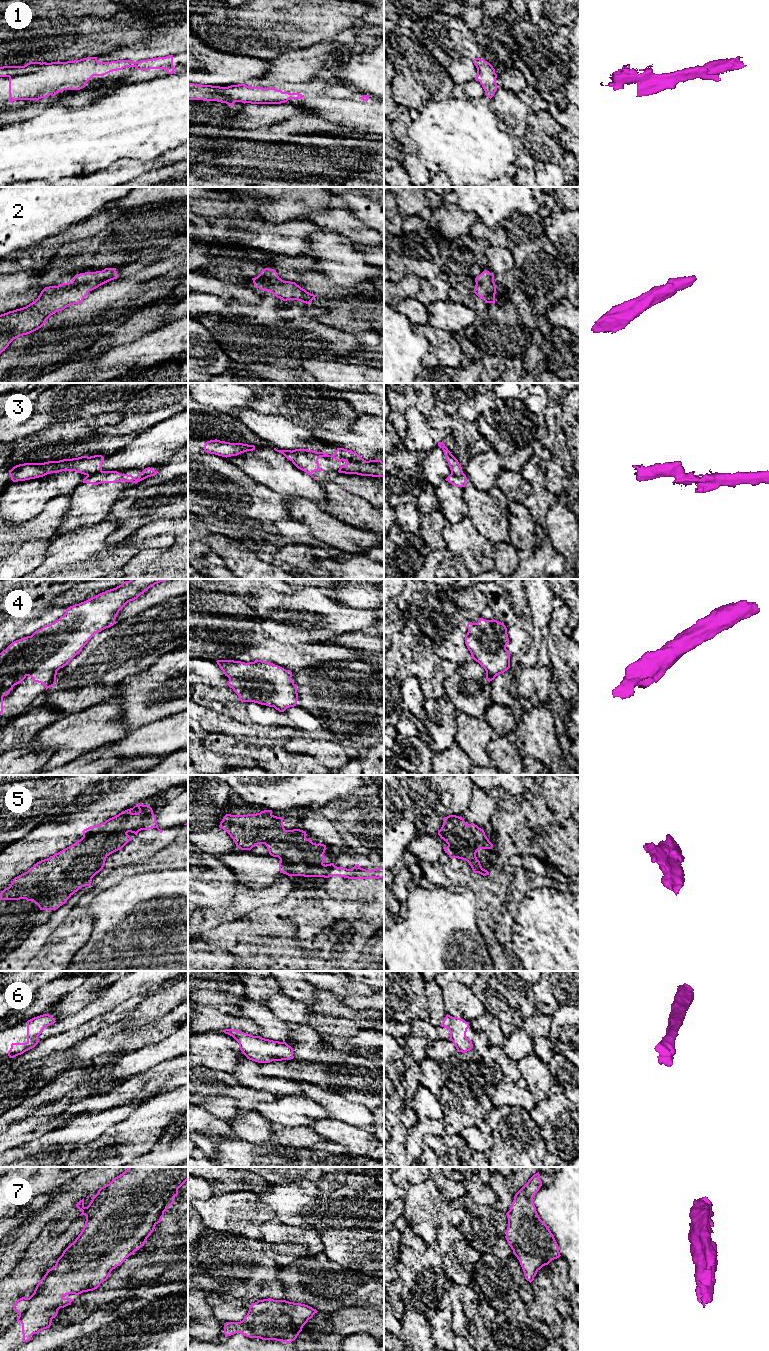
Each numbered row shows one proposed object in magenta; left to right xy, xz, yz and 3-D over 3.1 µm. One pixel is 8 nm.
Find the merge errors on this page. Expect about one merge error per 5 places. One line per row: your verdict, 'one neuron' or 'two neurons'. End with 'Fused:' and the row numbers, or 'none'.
1: one neuron
2: one neuron
3: two neurons
4: one neuron
5: one neuron
6: one neuron
7: one neuron
Fused: 3

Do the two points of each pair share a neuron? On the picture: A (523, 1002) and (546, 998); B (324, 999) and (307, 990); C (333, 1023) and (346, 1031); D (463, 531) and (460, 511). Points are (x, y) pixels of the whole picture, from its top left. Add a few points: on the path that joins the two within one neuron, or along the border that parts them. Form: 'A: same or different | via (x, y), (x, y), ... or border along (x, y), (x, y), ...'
A: different | border along (531, 985), (537, 1011)
B: different | border along (317, 990), (313, 1000), (306, 1004)
C: same | via (336, 1026), (343, 1028)
D: different | border along (466, 515), (460, 520), (448, 524)

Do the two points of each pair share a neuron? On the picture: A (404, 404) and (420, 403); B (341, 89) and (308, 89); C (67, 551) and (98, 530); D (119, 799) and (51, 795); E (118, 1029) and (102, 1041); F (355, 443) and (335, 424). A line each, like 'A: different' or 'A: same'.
A: same
B: same
C: same
D: different
E: same
F: different

